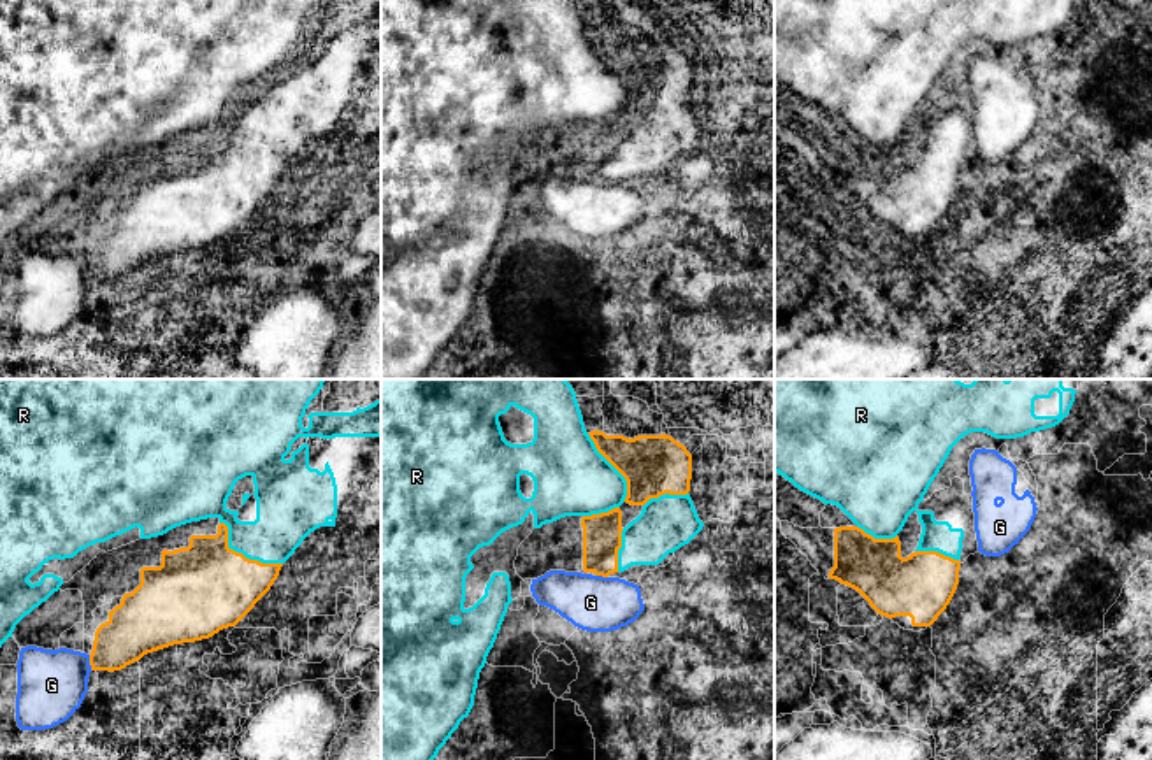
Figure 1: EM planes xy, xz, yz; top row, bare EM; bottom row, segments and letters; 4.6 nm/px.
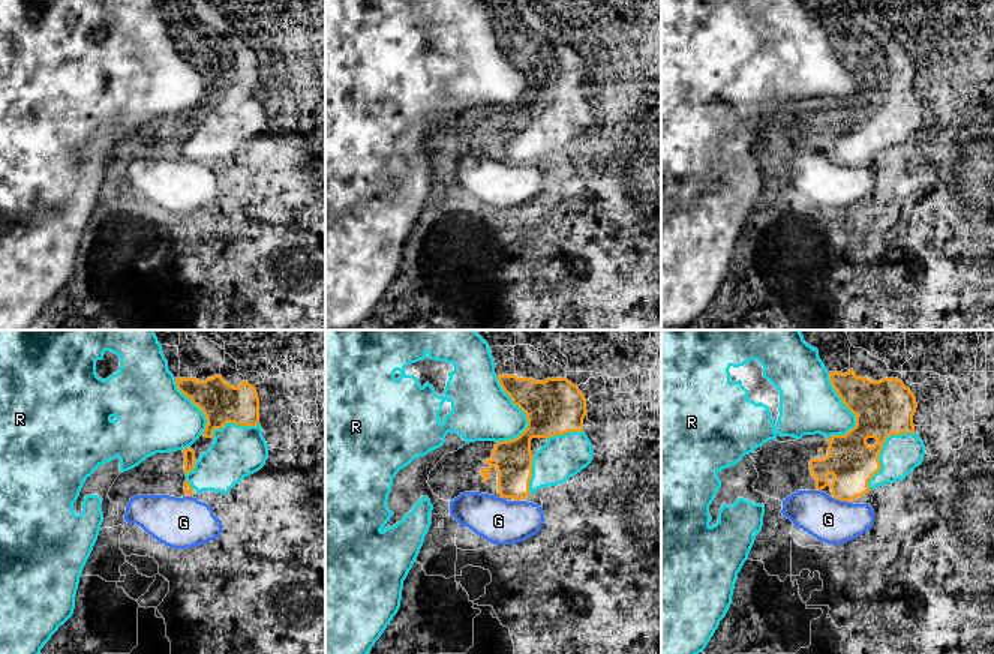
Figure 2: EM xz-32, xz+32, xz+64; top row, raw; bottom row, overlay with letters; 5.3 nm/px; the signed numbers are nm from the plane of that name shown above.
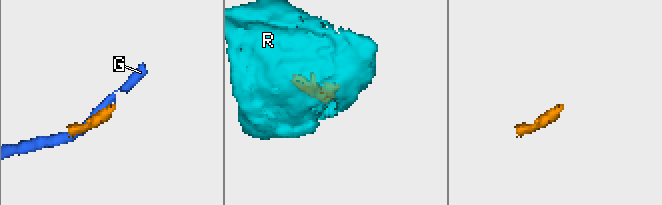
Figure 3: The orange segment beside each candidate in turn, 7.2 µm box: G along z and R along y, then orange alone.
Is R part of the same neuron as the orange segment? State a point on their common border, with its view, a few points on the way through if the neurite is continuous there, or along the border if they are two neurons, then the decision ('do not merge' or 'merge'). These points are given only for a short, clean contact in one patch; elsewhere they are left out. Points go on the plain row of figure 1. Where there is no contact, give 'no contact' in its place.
xy (241, 160) | do not merge

